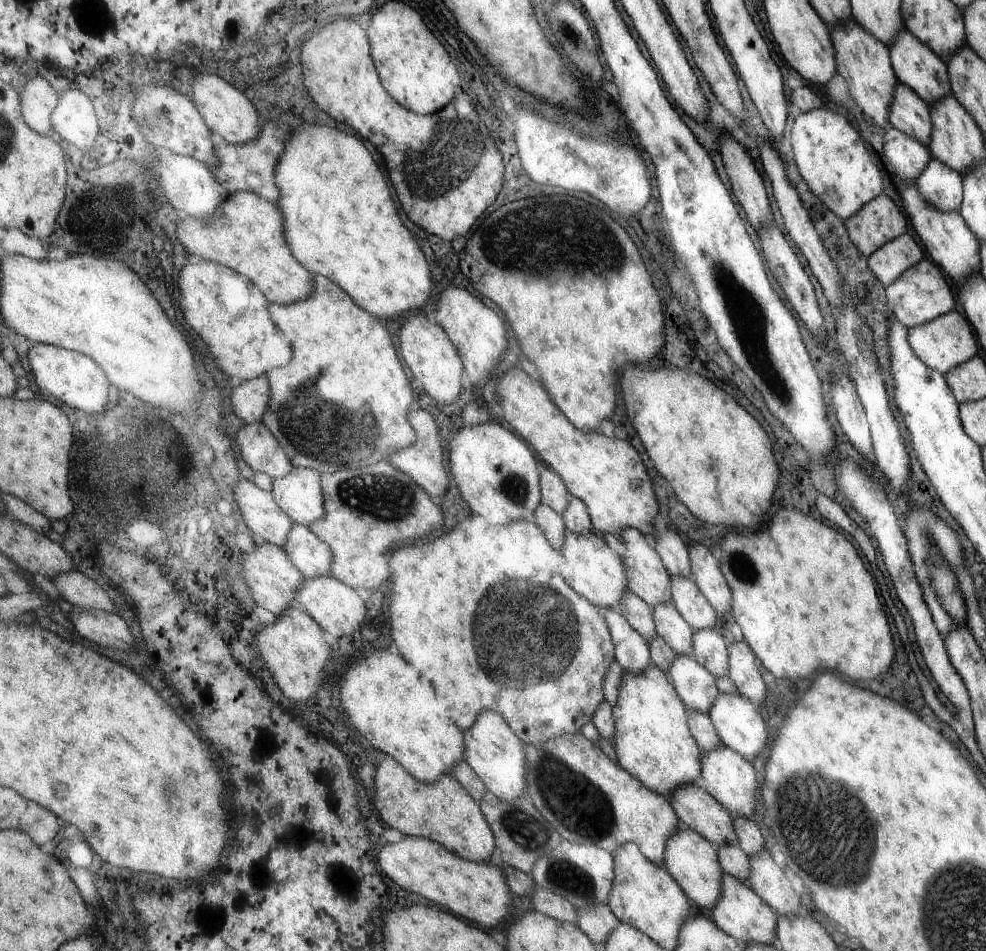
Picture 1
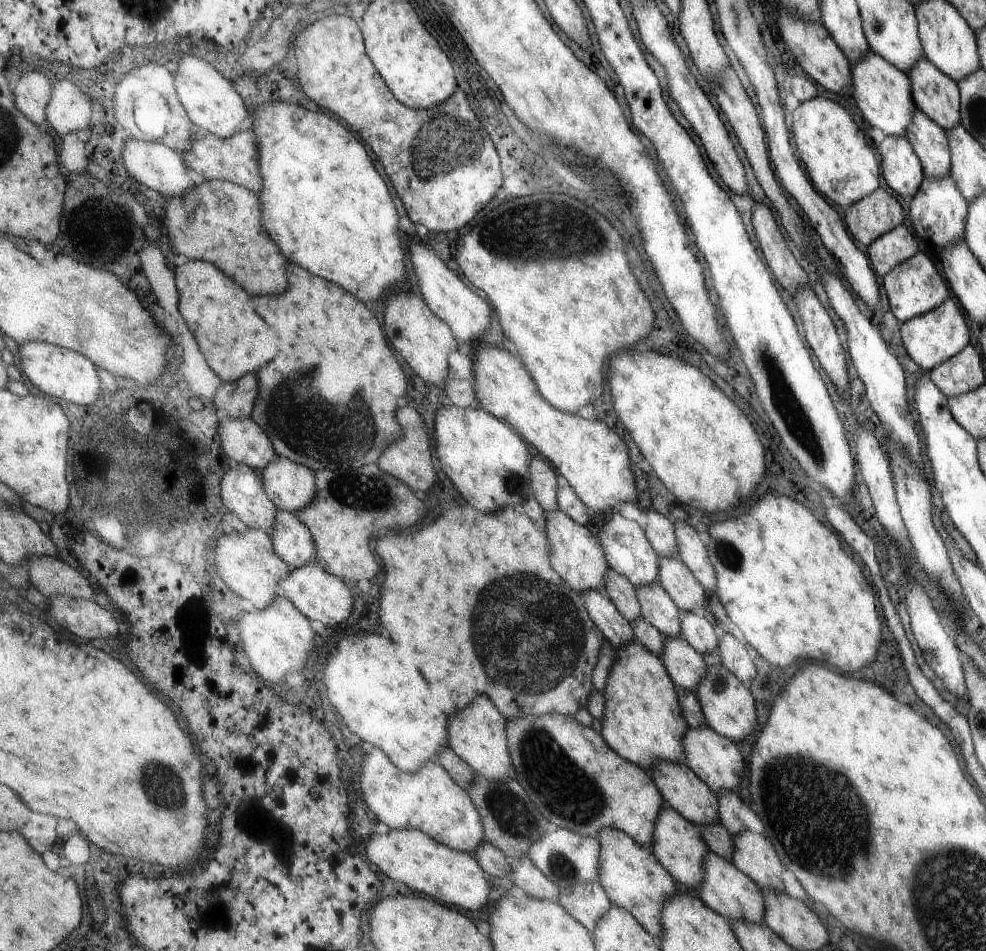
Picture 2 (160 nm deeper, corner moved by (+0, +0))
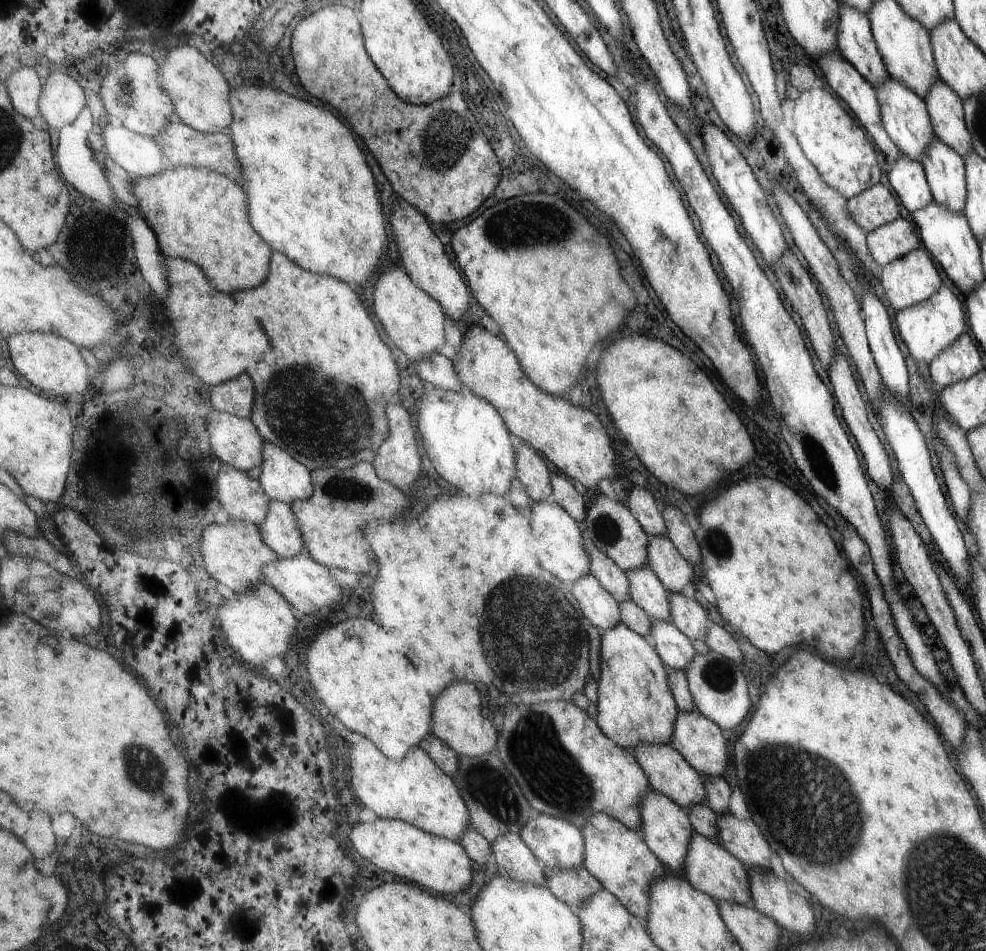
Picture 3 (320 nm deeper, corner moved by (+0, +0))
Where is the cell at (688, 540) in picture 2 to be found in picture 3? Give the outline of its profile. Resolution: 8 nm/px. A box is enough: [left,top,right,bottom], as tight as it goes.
[661,504,701,563]

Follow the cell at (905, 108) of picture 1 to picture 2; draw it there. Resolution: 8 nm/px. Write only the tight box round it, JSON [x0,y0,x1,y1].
[904,108,951,179]

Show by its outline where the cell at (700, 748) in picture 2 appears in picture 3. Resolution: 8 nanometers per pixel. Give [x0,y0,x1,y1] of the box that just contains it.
[669,708,727,778]

